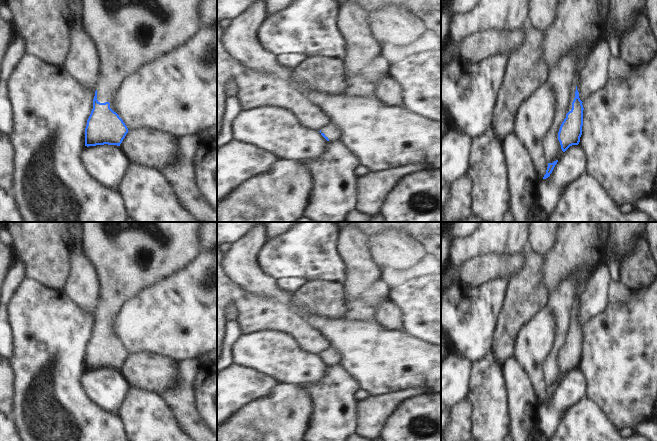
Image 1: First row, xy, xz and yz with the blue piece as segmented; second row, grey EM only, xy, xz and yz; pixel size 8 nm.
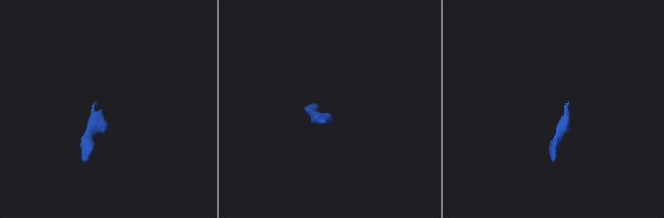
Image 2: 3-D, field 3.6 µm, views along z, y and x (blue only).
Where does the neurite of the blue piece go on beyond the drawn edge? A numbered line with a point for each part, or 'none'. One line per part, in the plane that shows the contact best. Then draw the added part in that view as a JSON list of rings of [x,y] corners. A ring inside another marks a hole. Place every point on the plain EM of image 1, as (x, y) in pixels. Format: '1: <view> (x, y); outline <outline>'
1: xy (129, 257); outline [[[81,222],[81,246],[95,267],[100,283],[97,324],[109,326],[126,301],[158,281],[183,270],[201,253],[199,232],[204,222]]]

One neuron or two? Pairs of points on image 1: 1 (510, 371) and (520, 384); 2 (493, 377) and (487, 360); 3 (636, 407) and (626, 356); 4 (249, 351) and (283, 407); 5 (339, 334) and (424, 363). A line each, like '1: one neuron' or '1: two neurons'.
1: one neuron
2: one neuron
3: one neuron
4: two neurons
5: one neuron

